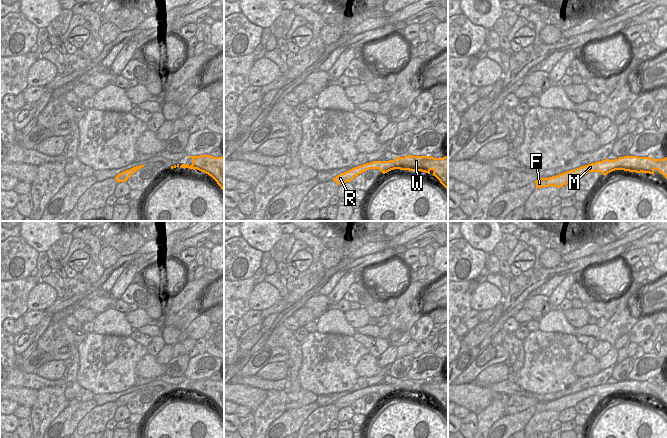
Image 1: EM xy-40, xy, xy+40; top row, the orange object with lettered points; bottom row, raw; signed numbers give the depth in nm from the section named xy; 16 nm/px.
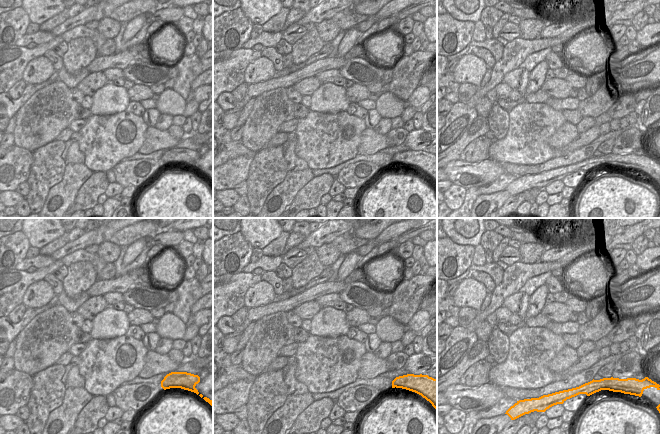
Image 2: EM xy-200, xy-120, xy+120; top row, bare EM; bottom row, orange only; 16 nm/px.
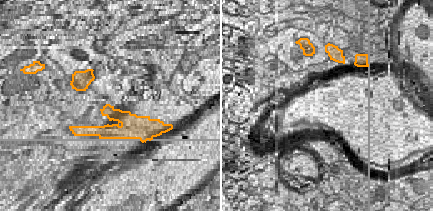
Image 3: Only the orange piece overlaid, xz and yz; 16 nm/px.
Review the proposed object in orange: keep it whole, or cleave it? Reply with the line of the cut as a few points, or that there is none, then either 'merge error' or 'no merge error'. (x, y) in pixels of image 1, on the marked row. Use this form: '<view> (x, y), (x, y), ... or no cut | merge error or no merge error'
xy+40 (610, 160), (618, 160), (620, 162), (619, 169) | merge error

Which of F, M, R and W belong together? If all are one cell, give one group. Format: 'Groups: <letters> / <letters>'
Groups: F M R / W.

